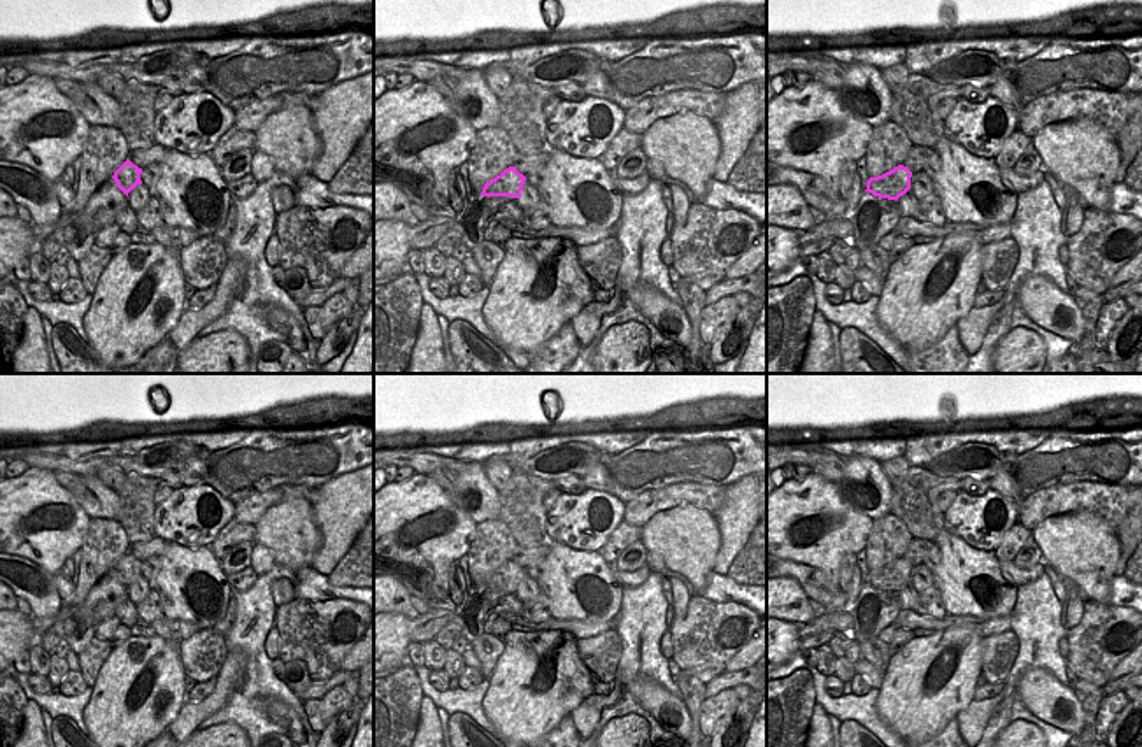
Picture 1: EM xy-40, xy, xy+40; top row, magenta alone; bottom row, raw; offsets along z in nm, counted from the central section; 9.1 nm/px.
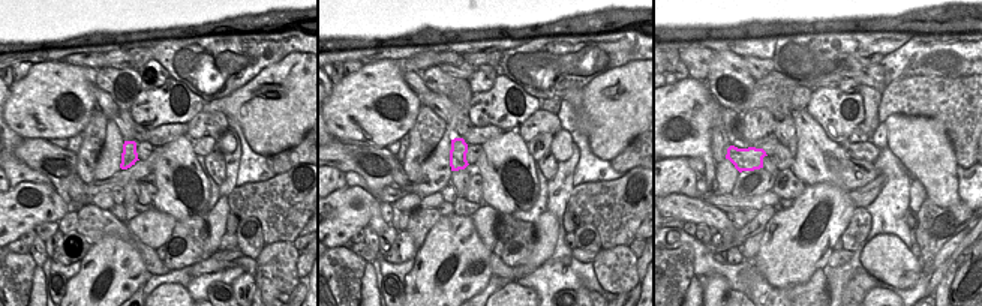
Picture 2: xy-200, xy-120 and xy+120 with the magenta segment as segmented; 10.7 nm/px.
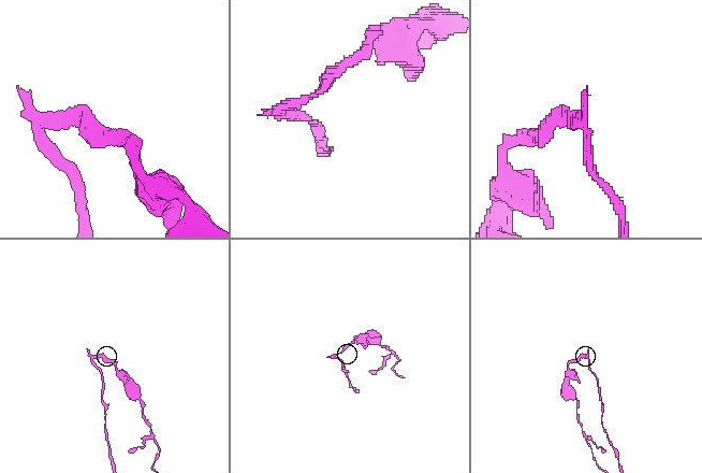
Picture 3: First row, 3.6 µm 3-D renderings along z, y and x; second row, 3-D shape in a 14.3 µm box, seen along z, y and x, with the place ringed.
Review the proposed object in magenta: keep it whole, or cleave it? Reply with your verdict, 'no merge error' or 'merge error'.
merge error

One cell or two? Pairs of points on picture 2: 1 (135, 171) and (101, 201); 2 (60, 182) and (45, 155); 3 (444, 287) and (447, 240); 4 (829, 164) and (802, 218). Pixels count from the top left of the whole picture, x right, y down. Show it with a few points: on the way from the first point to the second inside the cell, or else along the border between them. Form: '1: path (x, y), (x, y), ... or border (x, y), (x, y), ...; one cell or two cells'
1: border (110, 191), (101, 191), (92, 197); two cells
2: path (51, 176), (41, 170), (39, 164); one cell
3: path (453, 275), (459, 264), (459, 257), (455, 252); one cell
4: border (807, 185), (832, 183), (847, 192); two cells

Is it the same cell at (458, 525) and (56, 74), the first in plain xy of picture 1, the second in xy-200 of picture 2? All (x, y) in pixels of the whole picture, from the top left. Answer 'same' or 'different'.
same

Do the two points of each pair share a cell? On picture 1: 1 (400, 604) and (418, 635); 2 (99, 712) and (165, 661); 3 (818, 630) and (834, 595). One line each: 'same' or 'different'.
1: different
2: same
3: different

